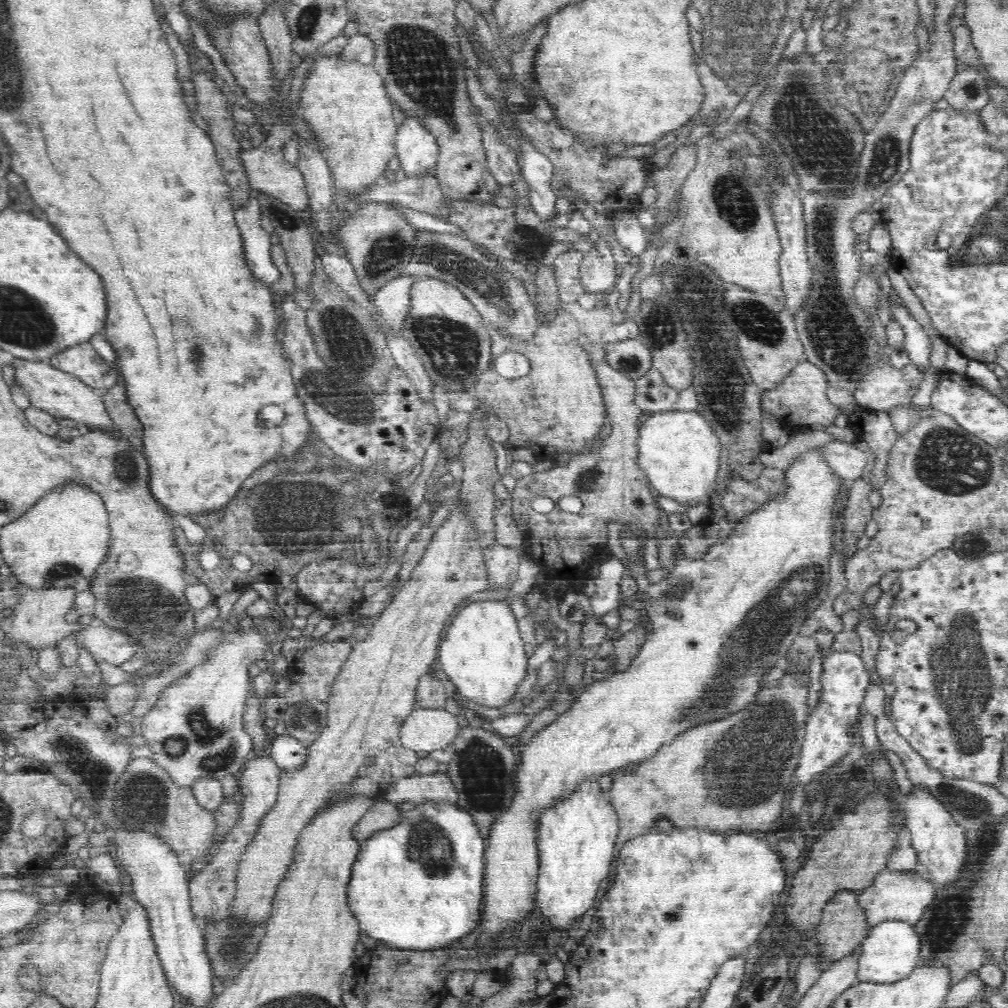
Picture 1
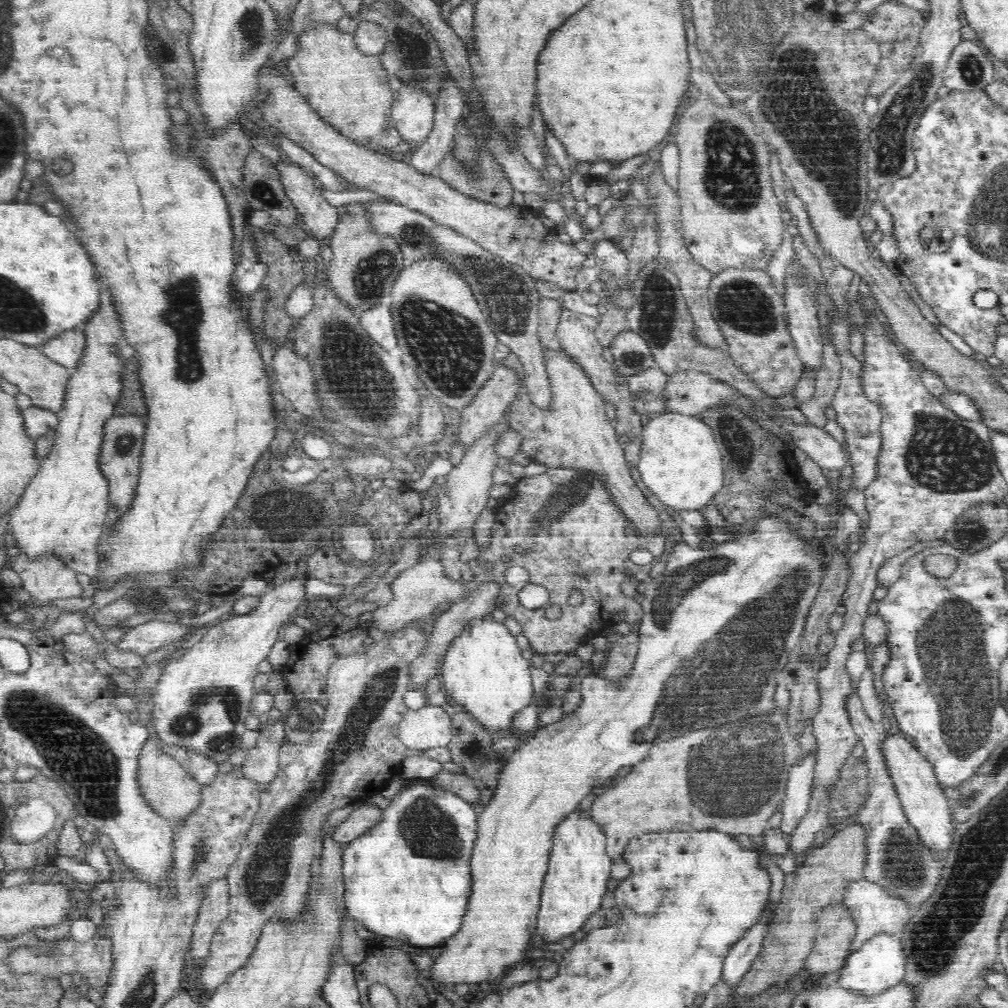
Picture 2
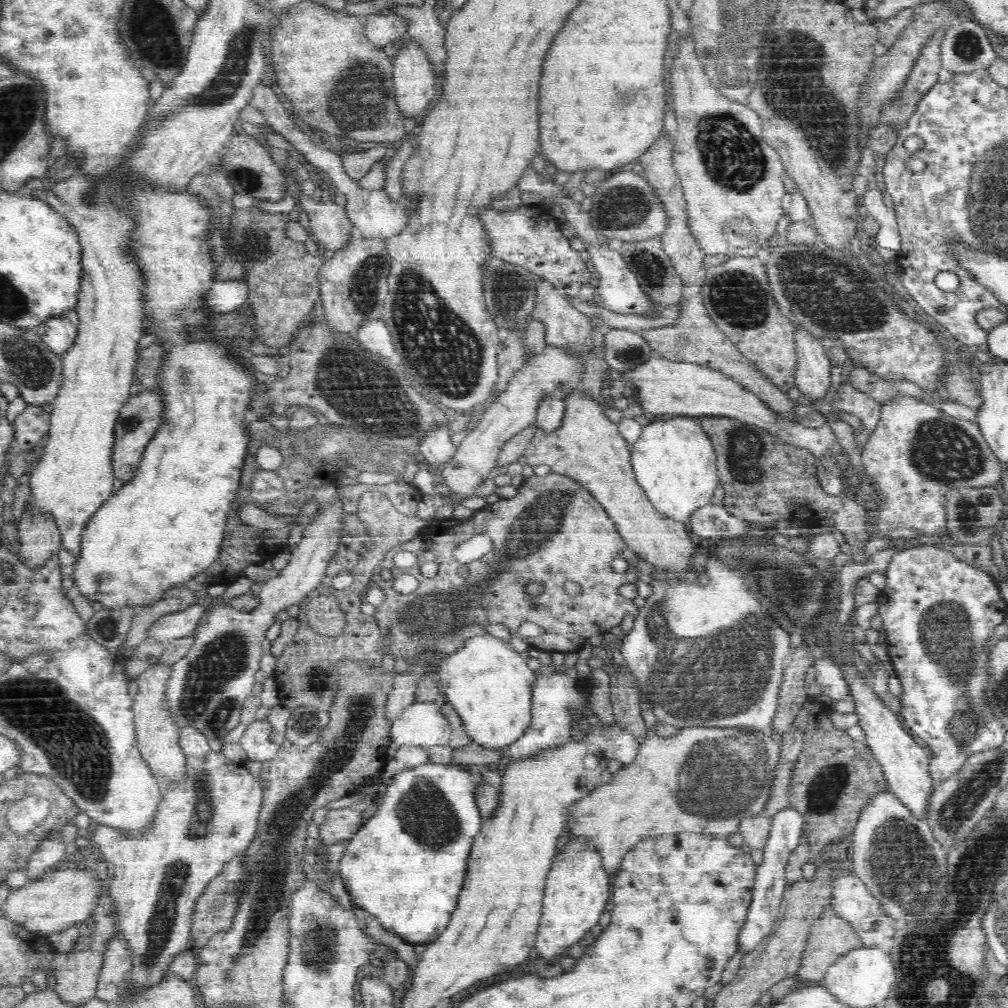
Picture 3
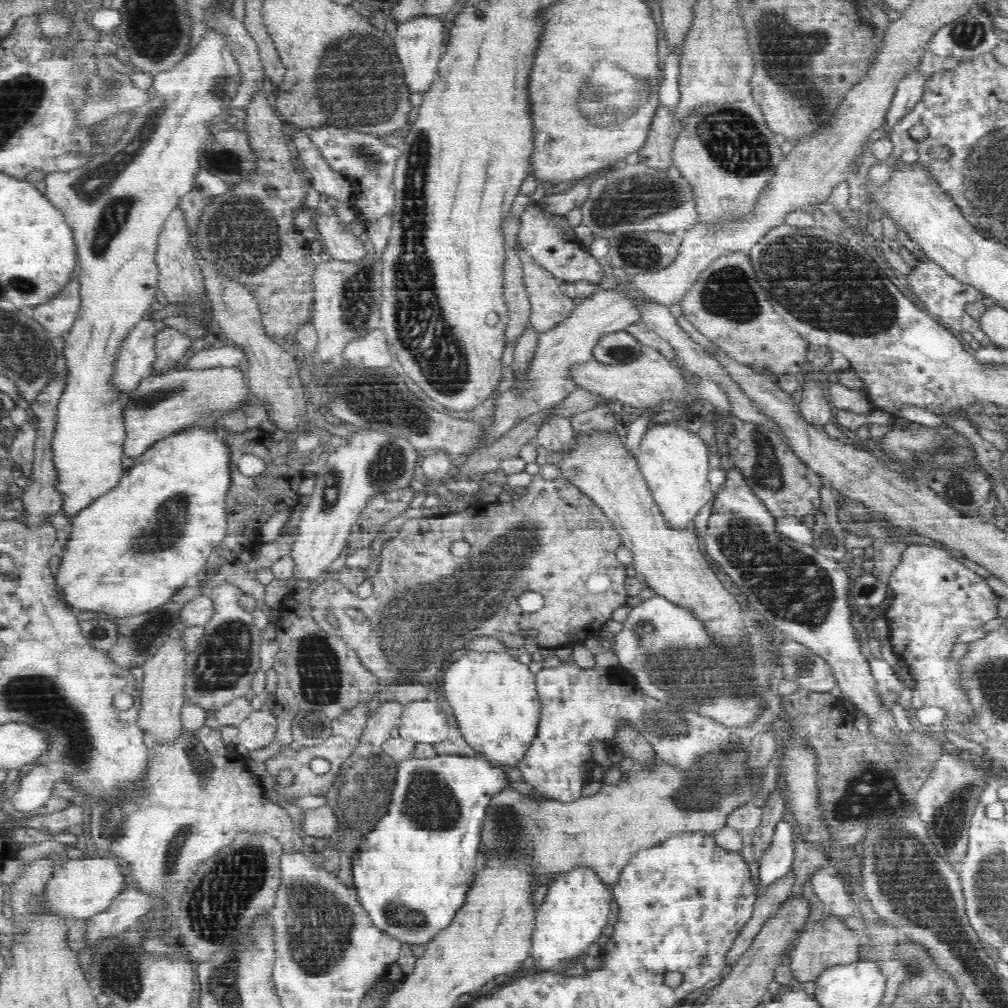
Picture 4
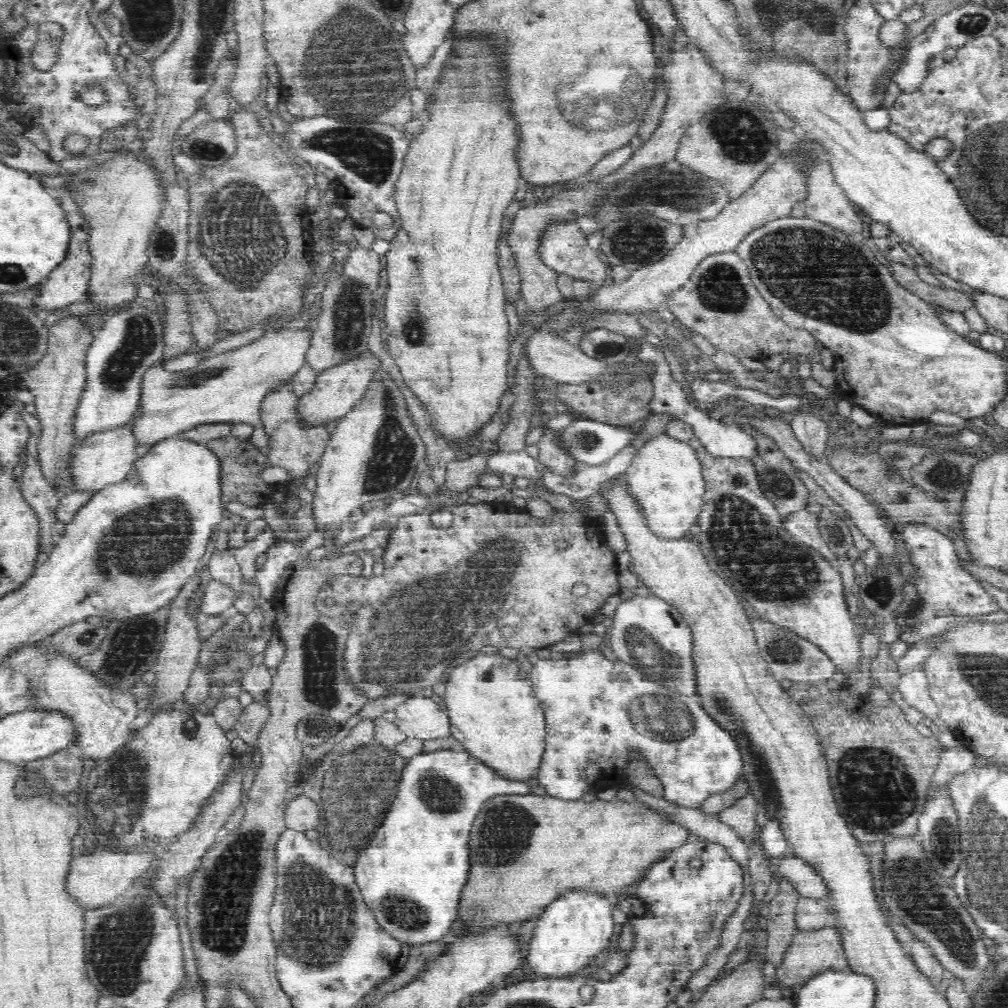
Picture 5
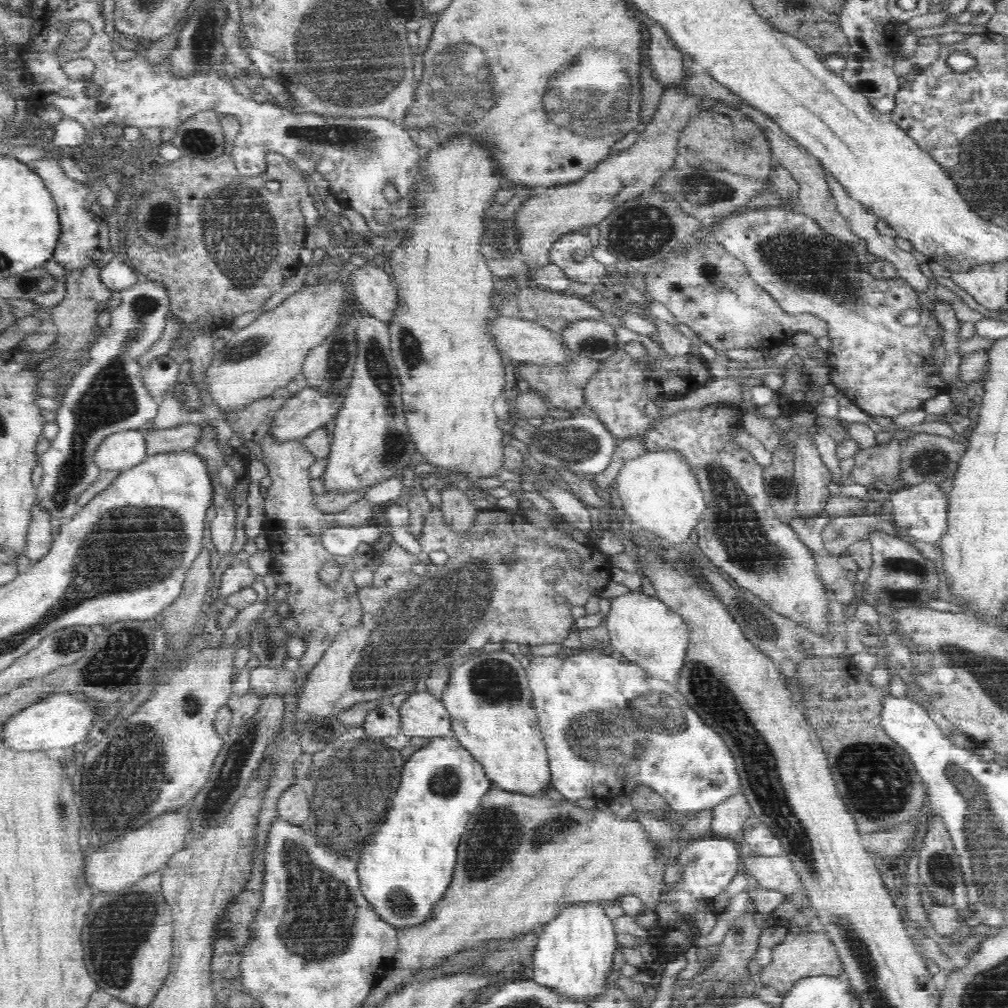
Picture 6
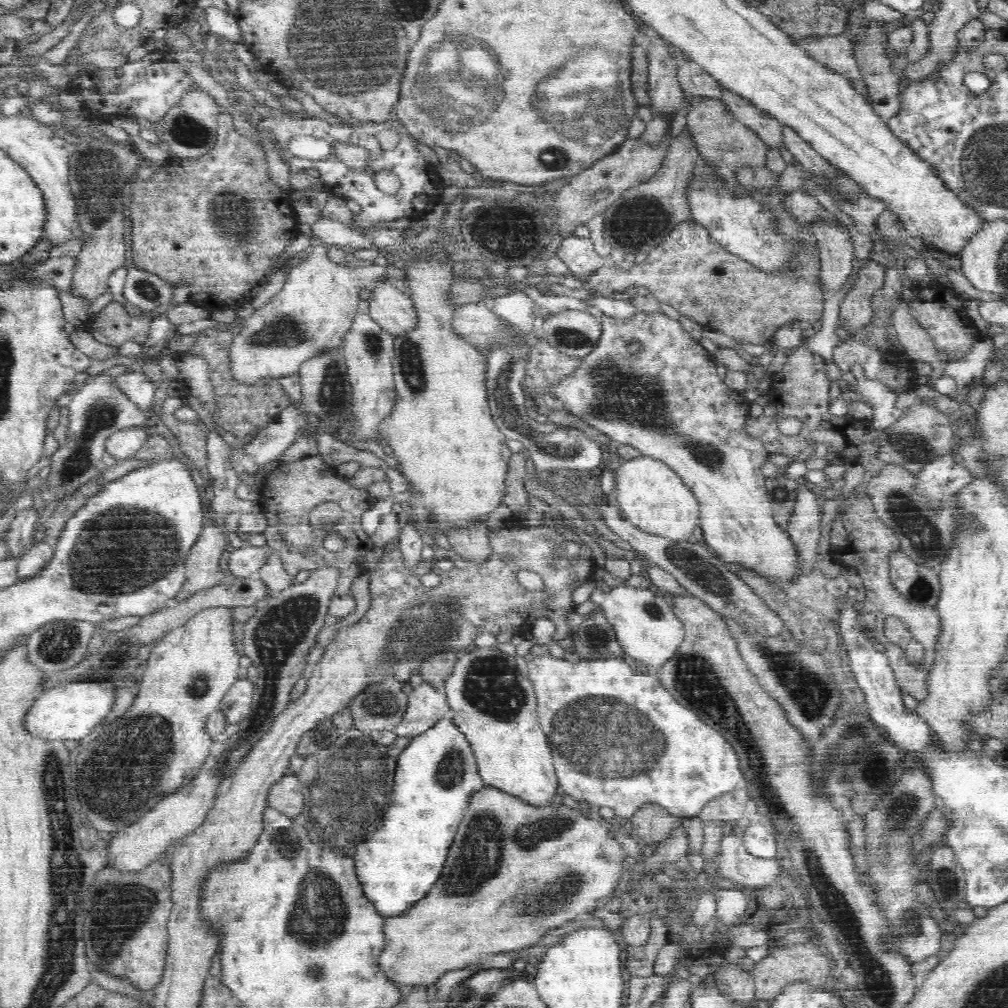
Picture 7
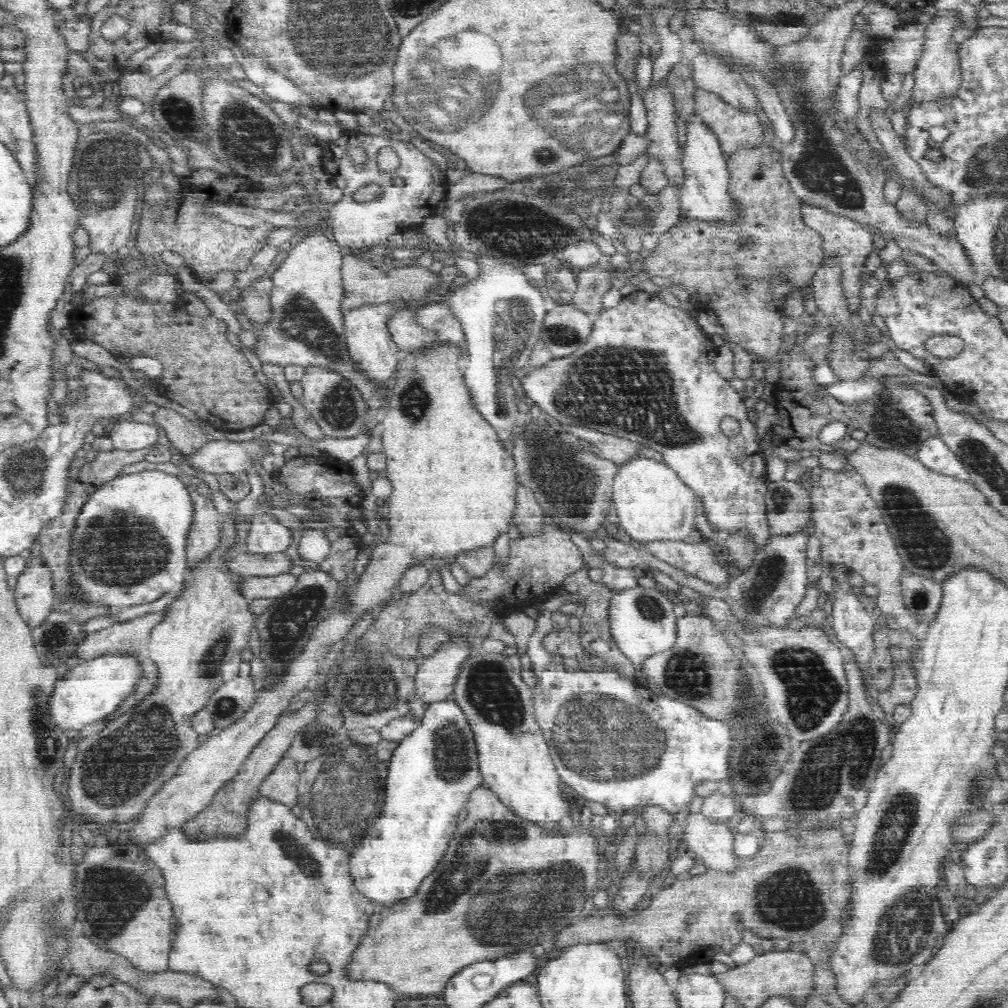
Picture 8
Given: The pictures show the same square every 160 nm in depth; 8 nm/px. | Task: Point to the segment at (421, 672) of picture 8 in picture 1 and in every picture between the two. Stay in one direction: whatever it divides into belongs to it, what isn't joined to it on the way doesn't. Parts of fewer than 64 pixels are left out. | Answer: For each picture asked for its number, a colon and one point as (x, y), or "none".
1: (426, 729)
2: (428, 727)
3: (423, 724)
4: (424, 721)
5: (420, 717)
6: (422, 714)
7: (426, 704)

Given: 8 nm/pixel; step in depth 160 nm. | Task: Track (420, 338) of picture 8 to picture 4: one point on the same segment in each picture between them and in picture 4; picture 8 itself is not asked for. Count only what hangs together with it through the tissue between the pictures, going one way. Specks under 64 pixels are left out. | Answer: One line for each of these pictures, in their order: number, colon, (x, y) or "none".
4: (339, 242)
5: (361, 264)
6: (375, 290)
7: (391, 308)

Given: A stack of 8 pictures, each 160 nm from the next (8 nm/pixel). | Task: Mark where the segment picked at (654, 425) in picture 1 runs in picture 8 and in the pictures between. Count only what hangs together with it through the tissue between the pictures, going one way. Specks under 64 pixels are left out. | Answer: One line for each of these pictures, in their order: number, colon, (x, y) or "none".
2: (680, 462)
3: (674, 461)
4: (675, 462)
5: (665, 477)
6: (660, 494)
7: (650, 495)
8: (652, 503)

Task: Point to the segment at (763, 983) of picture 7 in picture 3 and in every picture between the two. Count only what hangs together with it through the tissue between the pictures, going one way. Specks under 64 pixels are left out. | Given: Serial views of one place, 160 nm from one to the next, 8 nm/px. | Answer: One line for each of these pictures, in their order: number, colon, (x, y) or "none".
3: (830, 937)
4: (830, 942)
5: (811, 952)
6: (801, 954)

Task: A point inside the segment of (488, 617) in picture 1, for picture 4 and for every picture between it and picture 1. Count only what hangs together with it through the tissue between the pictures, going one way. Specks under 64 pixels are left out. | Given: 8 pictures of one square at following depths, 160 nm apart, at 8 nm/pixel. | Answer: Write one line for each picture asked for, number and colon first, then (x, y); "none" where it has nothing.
2: (483, 670)
3: (489, 685)
4: (493, 695)

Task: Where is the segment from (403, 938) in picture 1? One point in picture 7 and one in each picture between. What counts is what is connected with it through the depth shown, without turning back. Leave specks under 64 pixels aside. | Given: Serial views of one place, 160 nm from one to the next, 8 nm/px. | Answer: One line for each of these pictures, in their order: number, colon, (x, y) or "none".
2: (408, 878)
3: (406, 866)
4: (412, 874)
5: (411, 874)
6: (404, 875)
7: (436, 776)

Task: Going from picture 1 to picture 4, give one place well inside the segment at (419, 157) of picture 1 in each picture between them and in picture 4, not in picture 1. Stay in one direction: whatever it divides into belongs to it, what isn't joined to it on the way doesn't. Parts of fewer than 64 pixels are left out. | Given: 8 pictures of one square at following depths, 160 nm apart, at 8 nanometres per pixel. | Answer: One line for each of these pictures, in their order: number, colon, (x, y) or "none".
2: (412, 112)
3: (415, 86)
4: (419, 43)

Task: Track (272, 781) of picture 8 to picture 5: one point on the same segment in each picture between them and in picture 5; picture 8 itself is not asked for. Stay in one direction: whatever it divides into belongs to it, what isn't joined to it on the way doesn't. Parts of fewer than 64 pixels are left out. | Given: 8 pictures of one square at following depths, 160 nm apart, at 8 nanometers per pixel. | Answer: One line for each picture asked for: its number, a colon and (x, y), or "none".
5: (302, 814)
6: (293, 806)
7: (286, 796)

